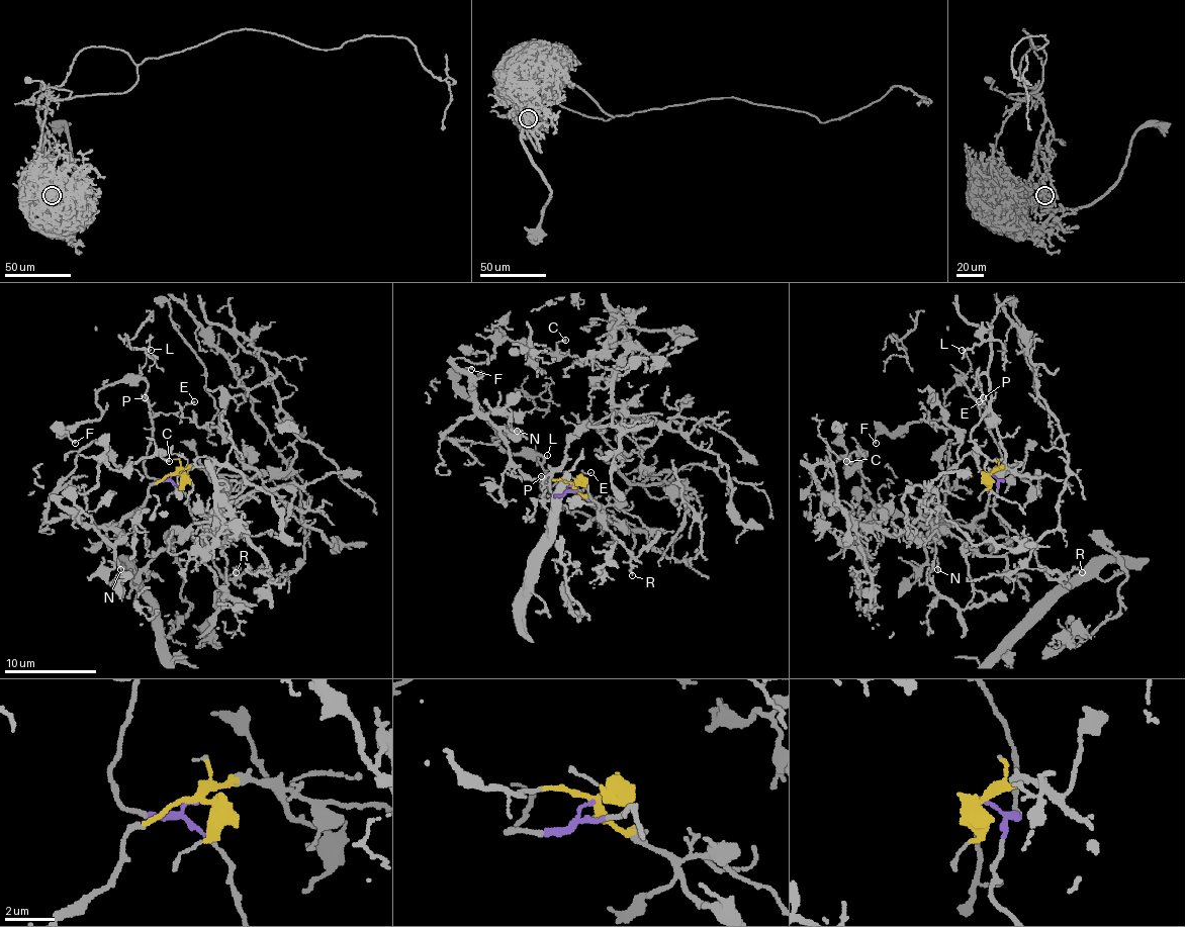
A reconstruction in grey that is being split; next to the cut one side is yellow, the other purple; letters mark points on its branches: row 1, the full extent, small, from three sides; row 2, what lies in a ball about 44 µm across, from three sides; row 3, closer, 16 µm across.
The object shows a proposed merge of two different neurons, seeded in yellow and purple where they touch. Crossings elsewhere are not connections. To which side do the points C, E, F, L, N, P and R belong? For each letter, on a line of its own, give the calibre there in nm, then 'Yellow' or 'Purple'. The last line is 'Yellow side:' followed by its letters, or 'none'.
C: Thickness 140 nm. Yellow
E: Thickness 90 nm. Purple
F: Thickness 110 nm. Purple
L: Thickness 90 nm. Purple
N: Thickness 170 nm. Yellow
P: Thickness 80 nm. Purple
R: Thickness 110 nm. Purple
Yellow side: C, N

